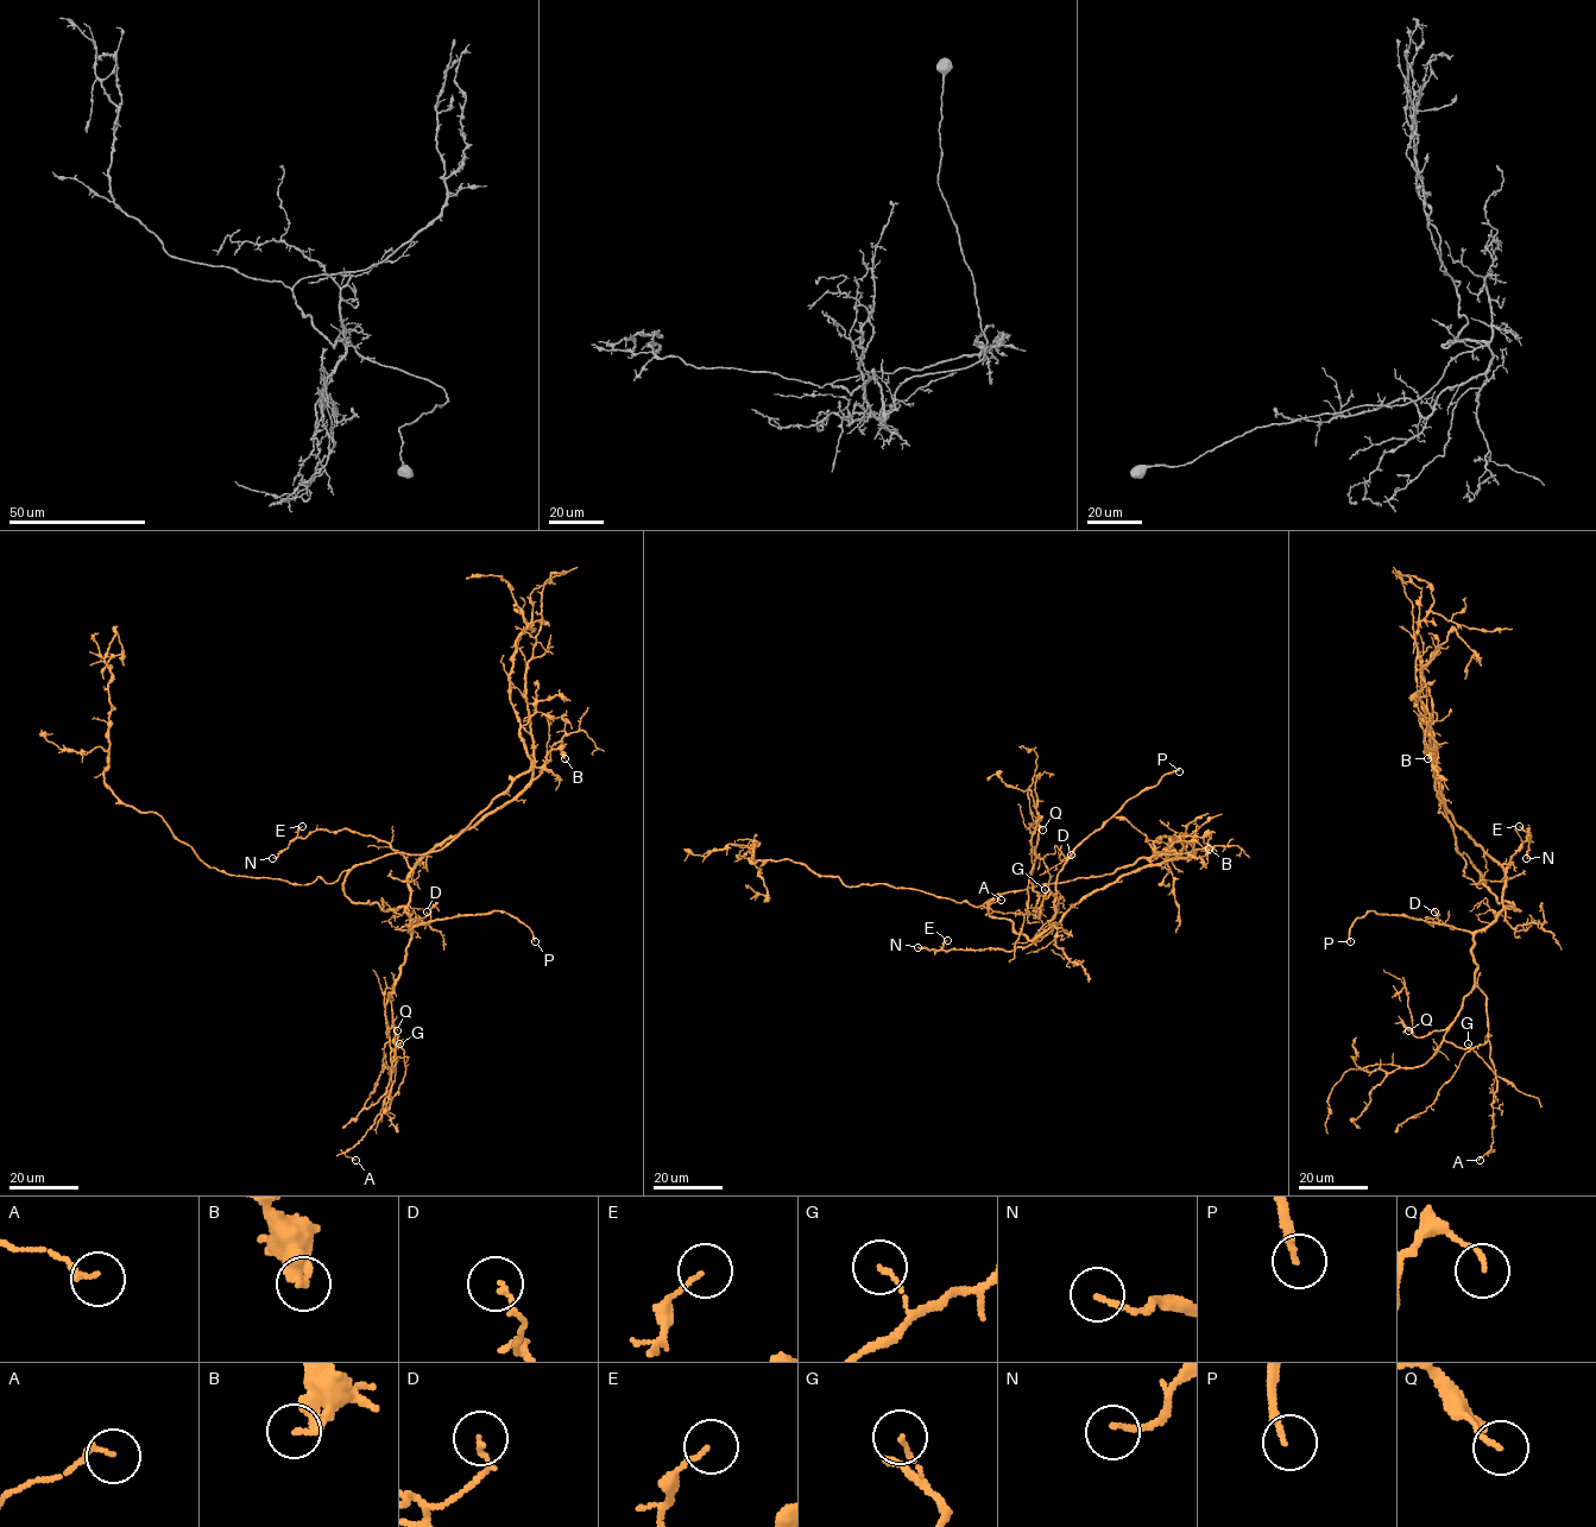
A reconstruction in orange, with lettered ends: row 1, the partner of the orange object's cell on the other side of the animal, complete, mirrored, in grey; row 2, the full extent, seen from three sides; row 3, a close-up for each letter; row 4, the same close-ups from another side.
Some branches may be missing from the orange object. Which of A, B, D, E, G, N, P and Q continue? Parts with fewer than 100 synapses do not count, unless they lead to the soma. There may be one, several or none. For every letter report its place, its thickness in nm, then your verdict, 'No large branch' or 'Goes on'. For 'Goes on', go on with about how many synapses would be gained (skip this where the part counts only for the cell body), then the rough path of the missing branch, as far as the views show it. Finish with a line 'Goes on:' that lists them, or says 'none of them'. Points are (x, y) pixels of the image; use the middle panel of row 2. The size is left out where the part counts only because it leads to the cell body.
A: Place: (1001, 900). Thickness 160 nm. No large branch
B: Place: (1209, 849). Thickness 320 nm. No large branch
D: Place: (1071, 855). Thickness 130 nm. No large branch
E: Place: (947, 940). Thickness 90 nm. No large branch
G: Place: (1045, 889). Thickness 100 nm. No large branch
N: Place: (918, 947). Thickness 140 nm. No large branch
P: Place: (1179, 771). Thickness 160 nm. Goes on. Course of what is missing: (1179, 771), (1180, 780), (1169, 786), (1160, 782), (1165, 749), (1125, 623), (1137, 592), (1133, 555)
Q: Place: (1042, 830). Thickness 110 nm. No large branch
Goes on: P

